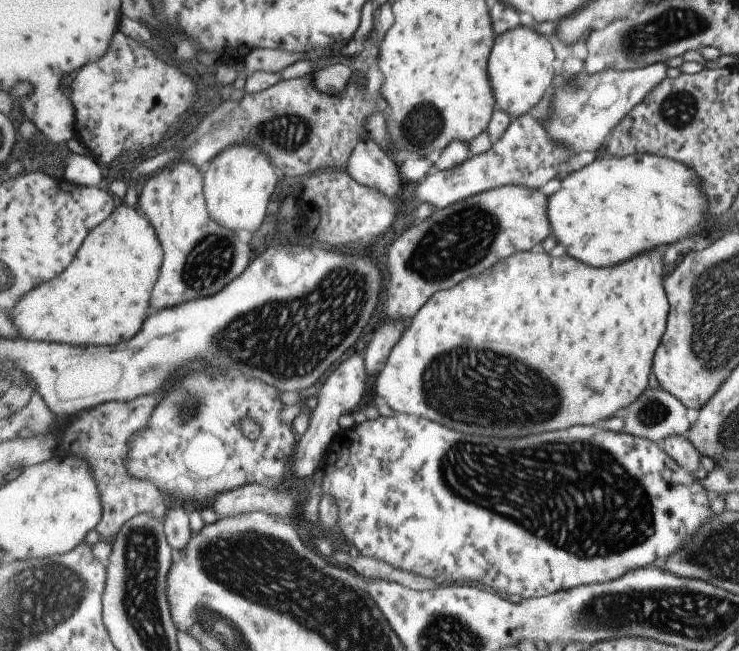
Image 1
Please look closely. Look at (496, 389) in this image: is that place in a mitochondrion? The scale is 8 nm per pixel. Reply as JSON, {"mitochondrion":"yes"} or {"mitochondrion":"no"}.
{"mitochondrion":"yes"}

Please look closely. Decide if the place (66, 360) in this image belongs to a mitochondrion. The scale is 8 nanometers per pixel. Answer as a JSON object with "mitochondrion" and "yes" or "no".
{"mitochondrion":"no"}

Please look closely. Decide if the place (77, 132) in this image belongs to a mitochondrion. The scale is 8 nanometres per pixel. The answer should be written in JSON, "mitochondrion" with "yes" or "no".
{"mitochondrion":"no"}

